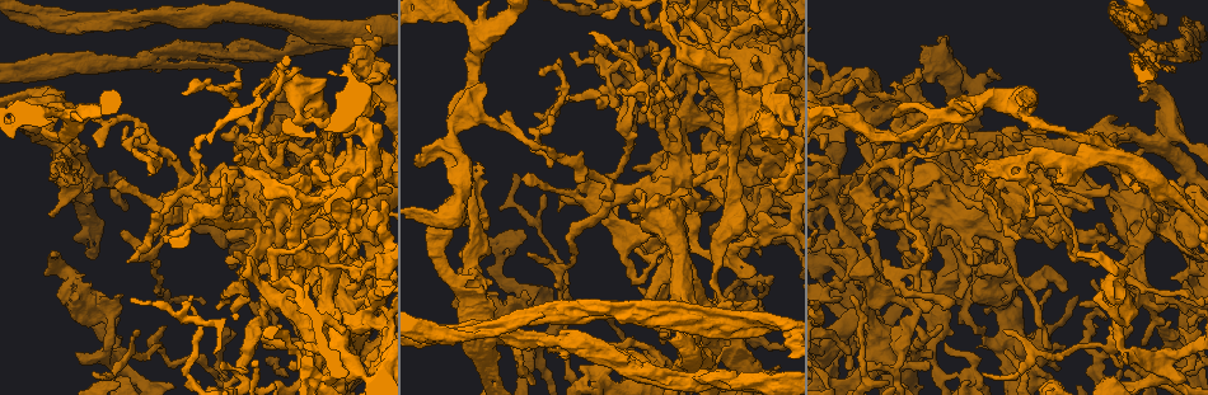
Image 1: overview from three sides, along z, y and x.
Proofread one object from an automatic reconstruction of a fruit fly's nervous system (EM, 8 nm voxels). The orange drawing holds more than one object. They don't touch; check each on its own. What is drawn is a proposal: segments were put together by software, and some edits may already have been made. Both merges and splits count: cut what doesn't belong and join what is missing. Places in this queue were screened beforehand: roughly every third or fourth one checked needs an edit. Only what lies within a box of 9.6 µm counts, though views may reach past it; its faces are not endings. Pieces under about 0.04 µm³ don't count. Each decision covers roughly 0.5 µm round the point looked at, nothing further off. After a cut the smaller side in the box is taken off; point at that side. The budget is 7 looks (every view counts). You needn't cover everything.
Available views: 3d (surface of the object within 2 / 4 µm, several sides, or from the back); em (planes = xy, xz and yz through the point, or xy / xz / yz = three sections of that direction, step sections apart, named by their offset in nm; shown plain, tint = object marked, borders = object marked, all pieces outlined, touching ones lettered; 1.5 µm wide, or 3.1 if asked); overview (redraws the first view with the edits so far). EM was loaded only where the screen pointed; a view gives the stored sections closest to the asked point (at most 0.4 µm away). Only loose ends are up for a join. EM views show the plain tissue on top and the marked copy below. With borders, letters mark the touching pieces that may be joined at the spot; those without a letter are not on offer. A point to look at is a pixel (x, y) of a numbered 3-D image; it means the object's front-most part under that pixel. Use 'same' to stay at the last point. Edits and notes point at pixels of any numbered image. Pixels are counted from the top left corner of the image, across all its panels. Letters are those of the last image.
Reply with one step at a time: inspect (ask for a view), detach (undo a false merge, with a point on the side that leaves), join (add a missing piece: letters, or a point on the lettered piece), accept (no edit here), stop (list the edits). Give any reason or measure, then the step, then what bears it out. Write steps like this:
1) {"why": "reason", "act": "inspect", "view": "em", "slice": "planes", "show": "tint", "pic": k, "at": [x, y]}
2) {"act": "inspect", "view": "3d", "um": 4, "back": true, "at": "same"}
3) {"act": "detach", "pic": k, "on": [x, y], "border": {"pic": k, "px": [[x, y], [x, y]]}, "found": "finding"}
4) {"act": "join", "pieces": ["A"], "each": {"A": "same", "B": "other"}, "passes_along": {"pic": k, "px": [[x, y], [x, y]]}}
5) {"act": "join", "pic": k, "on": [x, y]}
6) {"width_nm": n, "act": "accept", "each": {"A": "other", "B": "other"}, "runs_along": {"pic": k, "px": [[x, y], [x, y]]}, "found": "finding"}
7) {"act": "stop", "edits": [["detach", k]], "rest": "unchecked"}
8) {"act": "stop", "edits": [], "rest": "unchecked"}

{"act": "inspect", "view": "3d", "um": 2, "back": true, "pic": 1, "at": [653, 298]}

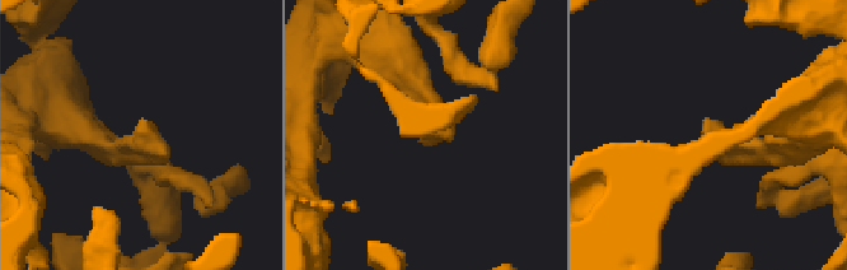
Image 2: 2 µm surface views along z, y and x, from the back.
{"act": "inspect", "view": "em", "slice": "planes", "show": "borders", "pic": 2, "at": [703, 127]}

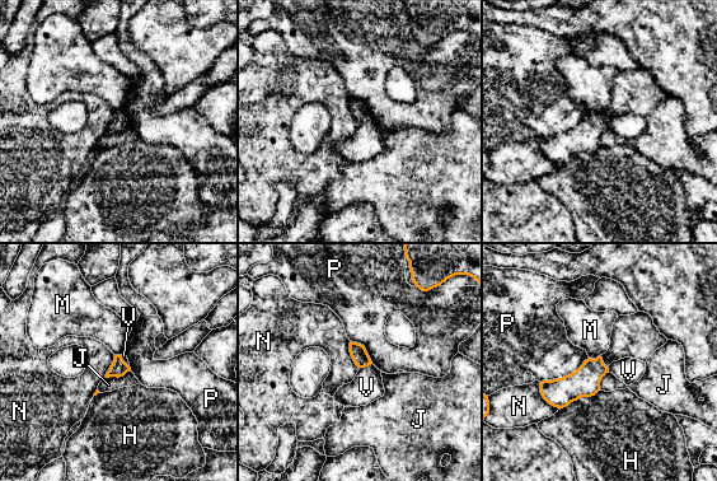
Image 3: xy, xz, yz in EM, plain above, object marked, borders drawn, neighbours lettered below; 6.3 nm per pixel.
{"longest_contact_nm": ["P", 340], "act": "accept", "each": {"H": "other", "J": "other", "M": "other", "N": "other", "P": "other", "V": "other"}, "border": {"pic": 3, "px": [[371, 363], [360, 368]]}, "found": "none of them fits"}

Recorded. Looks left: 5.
{"why": "narrows sharply", "act": "inspect", "view": "em", "slice": "xz", "step": 4, "show": "tint", "pic": 1, "at": [214, 18]}

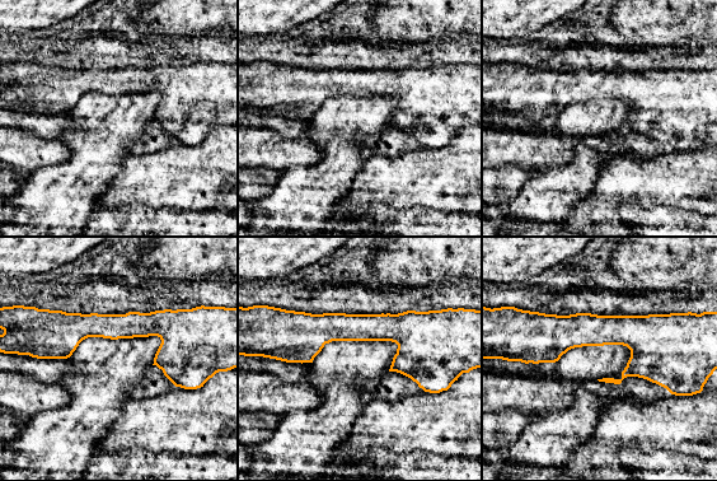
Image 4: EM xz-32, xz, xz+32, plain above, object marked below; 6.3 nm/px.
{"why": "another direction", "act": "inspect", "view": "em", "slice": "yz", "step": 4, "show": "borders", "at": "same"}

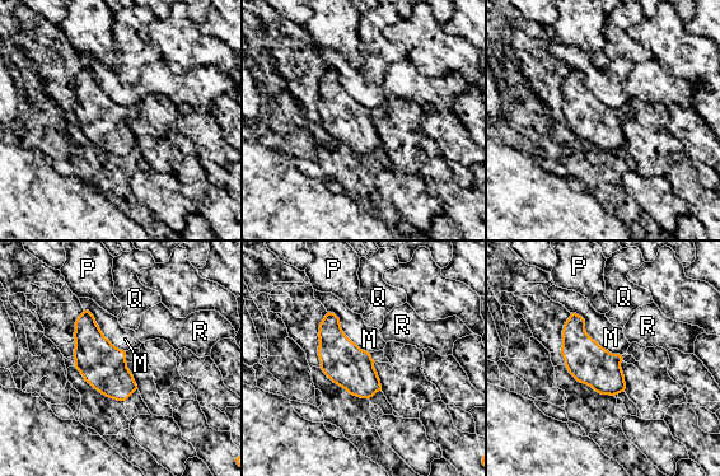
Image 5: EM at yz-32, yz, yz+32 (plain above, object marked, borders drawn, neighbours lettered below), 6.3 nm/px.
{"width_nm": 220, "act": "accept", "each": {"M": "other", "P": "other", "Q": "other", "R": "other"}, "found": "continuous, no second neuron"}

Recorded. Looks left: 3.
{"why": "an open end", "act": "inspect", "view": "em", "slice": "planes", "show": "tint", "pic": 1, "at": [562, 358]}

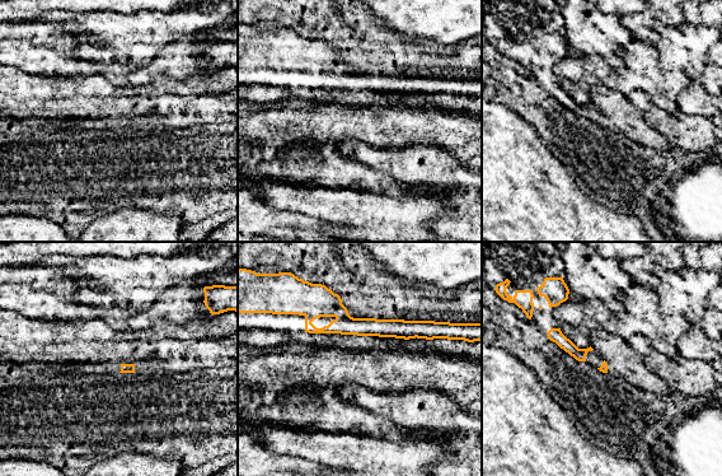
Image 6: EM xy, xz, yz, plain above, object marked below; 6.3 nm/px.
{"act": "inspect", "view": "em", "slice": "planes", "show": "borders", "at": "same"}

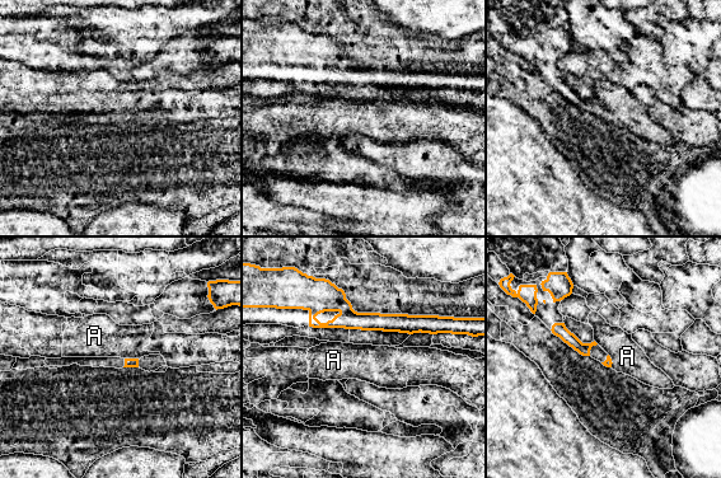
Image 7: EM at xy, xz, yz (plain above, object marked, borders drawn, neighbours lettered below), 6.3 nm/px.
{"longest_contact_nm": ["A", 100], "act": "accept", "each": {"A": "other"}, "border": {"pic": 7, "px": [[125, 357], [139, 359]]}, "found": "none of them fits"}

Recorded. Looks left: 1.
{"act": "stop", "edits": [], "rest": "unchecked"}

